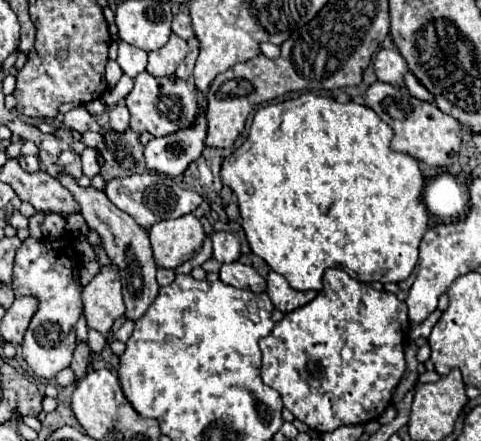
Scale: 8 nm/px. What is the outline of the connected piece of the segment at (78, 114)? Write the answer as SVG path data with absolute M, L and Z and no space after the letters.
M78 106L74 110L70 110L64 116L64 126L68 130L76 130L76 132L86 132L86 130L94 130L100 132L100 126L96 124L96 120L90 116L90 112L86 110L86 106Z

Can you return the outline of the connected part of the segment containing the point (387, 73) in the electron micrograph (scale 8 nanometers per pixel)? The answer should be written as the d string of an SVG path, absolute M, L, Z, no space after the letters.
M396 48L378 50L374 62L376 62L374 64L374 74L380 82L404 86L404 74L408 72L408 68L406 68L406 62Z

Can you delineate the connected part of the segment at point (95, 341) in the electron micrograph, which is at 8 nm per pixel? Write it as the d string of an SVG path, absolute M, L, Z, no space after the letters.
M90 330L88 332L88 346L90 346L90 350L92 352L96 352L96 354L100 354L104 348L106 348L106 336L104 334L100 334L100 332L96 332L96 330Z

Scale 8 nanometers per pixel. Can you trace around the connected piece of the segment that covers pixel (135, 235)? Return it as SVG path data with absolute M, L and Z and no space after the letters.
M60 172L56 176L56 180L70 190L70 194L74 196L74 200L80 206L82 216L86 218L88 226L94 228L104 242L104 250L110 256L110 260L114 262L114 266L118 268L120 280L122 280L122 288L124 288L124 304L126 304L126 318L136 320L140 318L140 314L144 314L144 310L148 310L148 306L154 302L156 294L158 294L158 282L156 282L156 262L152 256L152 246L150 246L150 238L146 234L144 228L140 228L132 216L128 216L126 212L122 212L120 208L116 208L102 190L96 190L94 186L82 188L78 184L78 180L72 174Z

